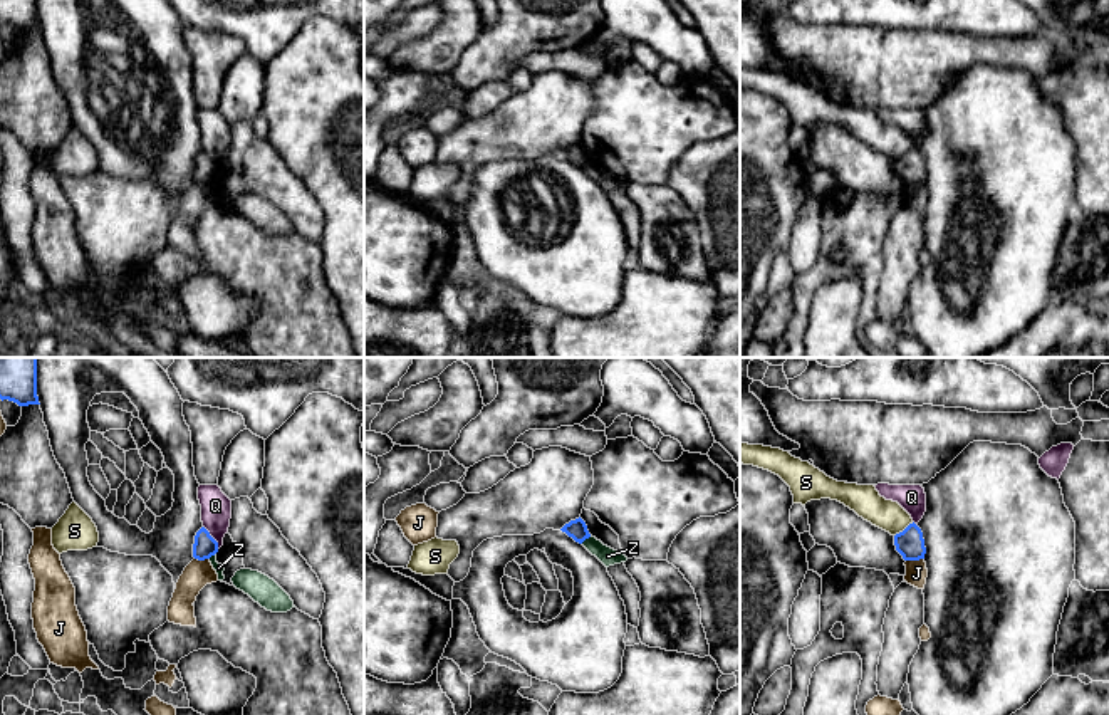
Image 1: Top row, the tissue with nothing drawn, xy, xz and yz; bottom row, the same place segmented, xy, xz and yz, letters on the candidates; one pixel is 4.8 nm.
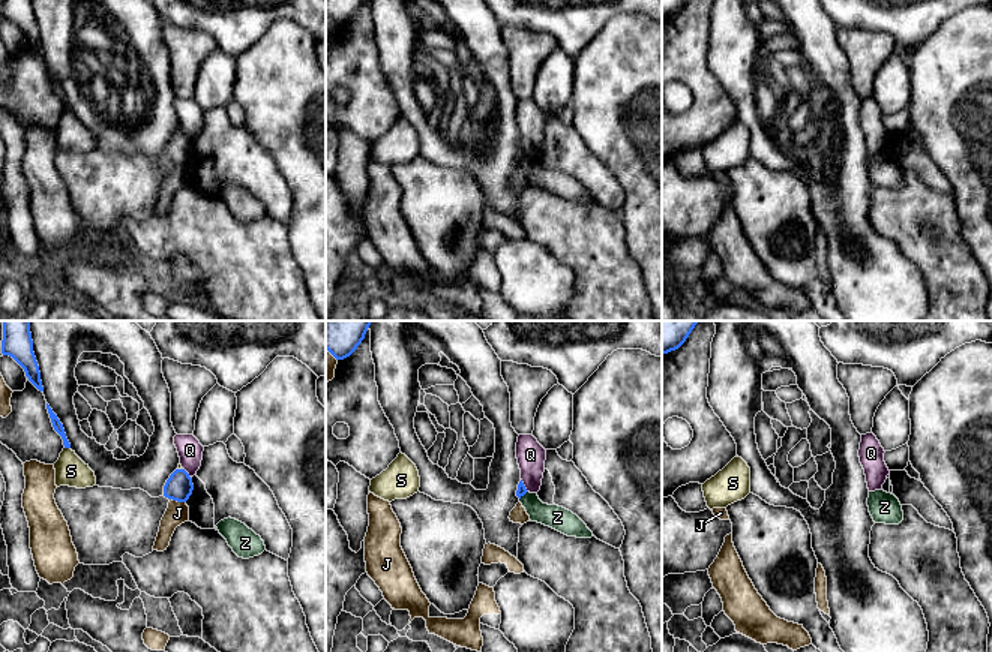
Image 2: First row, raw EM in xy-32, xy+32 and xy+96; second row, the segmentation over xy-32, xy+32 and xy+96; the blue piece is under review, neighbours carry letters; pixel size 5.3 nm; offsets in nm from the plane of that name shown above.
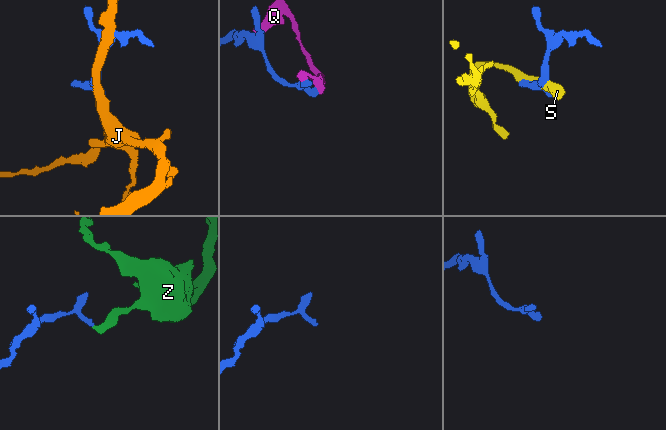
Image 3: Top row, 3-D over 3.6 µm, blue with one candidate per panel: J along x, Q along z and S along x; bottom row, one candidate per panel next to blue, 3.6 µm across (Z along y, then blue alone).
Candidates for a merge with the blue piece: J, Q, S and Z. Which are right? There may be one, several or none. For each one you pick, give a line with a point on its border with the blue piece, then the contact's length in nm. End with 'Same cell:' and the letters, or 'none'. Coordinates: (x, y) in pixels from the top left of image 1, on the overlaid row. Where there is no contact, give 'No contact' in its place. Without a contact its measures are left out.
Same cell: none

